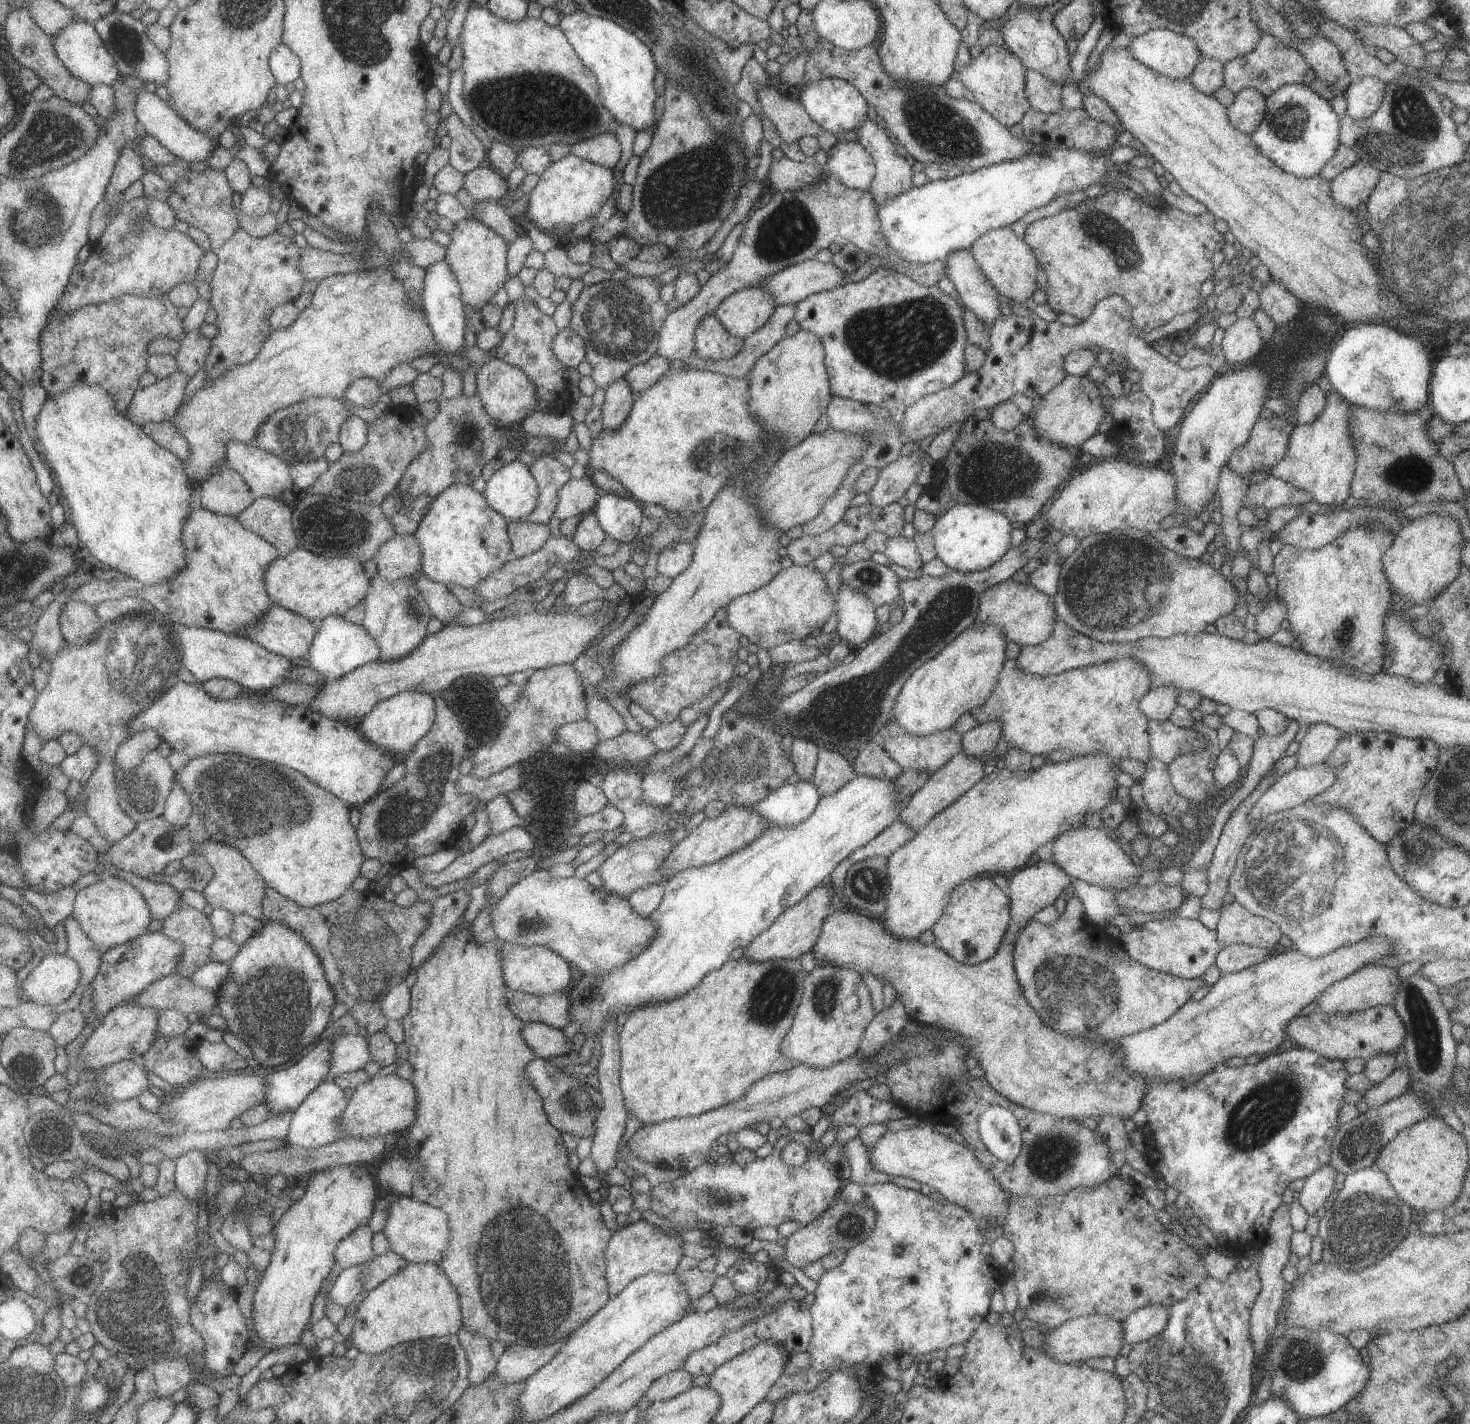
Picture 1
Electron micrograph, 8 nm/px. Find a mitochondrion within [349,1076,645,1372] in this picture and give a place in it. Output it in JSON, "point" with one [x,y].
{"point":[505,1268]}

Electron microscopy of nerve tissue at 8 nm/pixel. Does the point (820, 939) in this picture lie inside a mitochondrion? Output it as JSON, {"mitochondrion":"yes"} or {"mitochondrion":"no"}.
{"mitochondrion":"no"}

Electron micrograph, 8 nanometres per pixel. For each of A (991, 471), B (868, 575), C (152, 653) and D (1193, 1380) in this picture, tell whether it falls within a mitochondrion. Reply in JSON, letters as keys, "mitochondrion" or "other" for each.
{"A":"mitochondrion","B":"mitochondrion","C":"mitochondrion","D":"mitochondrion"}

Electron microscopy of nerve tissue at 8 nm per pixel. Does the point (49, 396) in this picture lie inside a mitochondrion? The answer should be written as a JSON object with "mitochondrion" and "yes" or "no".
{"mitochondrion":"no"}

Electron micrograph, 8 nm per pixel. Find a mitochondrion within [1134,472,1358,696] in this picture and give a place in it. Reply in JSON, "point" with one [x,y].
{"point":[1343,632]}

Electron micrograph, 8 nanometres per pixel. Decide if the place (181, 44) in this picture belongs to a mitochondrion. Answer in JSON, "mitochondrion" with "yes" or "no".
{"mitochondrion":"no"}

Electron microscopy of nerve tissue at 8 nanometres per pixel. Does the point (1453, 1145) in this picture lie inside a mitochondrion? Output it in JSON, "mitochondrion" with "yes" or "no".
{"mitochondrion":"no"}

